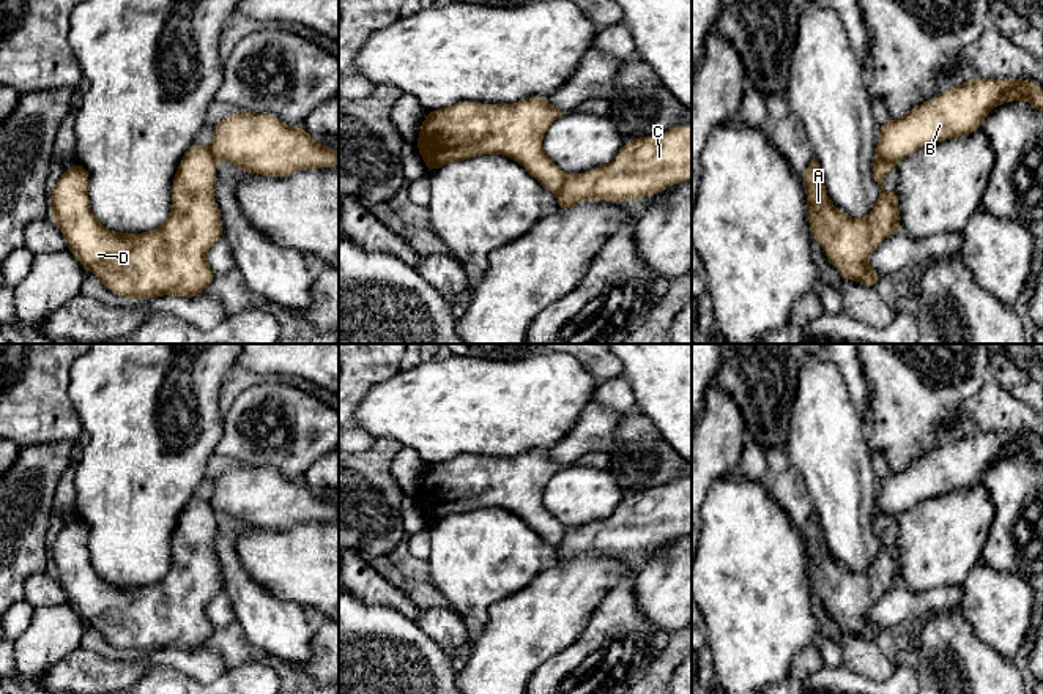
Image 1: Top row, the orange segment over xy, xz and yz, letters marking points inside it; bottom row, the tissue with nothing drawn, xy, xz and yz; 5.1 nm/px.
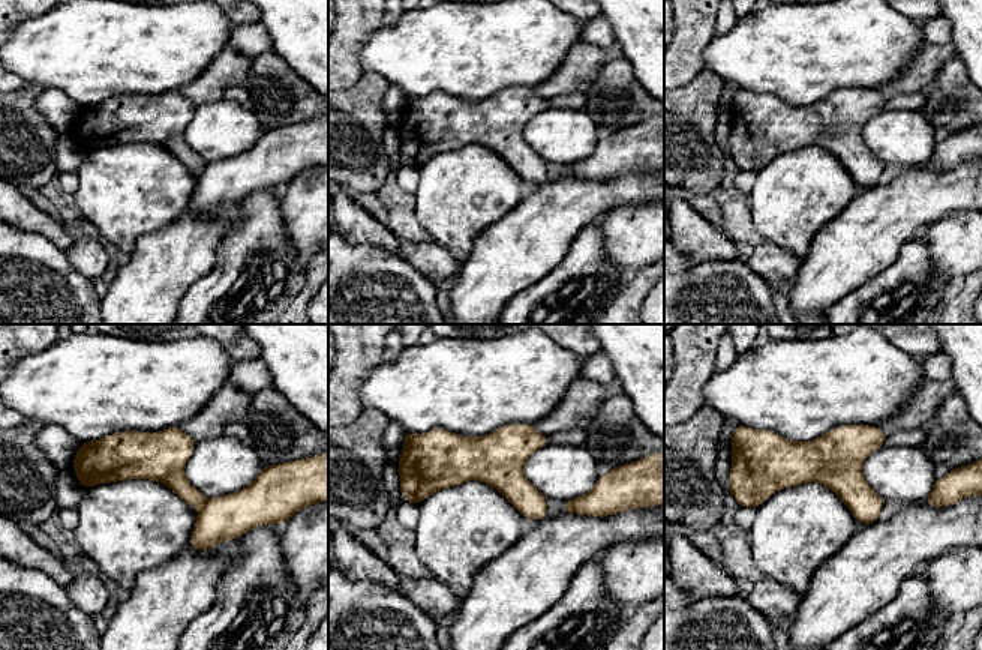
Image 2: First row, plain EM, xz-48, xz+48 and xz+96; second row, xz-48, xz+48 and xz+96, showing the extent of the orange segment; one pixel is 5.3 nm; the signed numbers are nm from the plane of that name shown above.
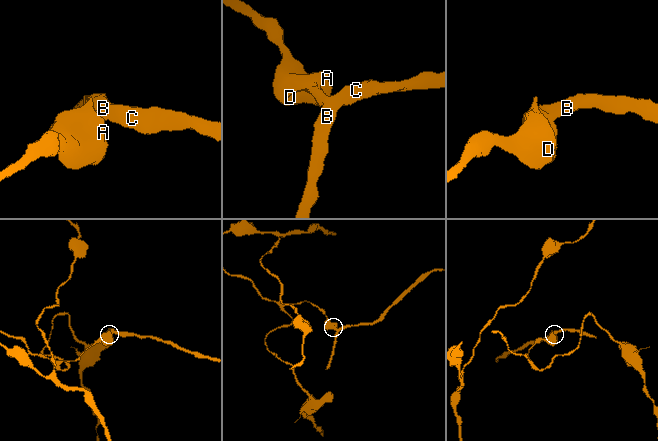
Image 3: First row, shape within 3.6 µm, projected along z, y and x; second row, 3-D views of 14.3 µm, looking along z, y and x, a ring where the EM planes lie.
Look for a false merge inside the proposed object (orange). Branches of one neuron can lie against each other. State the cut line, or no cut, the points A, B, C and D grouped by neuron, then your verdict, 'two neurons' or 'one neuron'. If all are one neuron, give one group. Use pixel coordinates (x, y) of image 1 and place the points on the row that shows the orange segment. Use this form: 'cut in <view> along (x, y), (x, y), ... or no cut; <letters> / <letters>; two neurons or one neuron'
cut in yz along (875, 152), (894, 163); A D / B C; two neurons

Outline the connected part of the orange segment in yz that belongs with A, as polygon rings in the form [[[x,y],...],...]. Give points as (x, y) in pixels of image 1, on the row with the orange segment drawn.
[[[874,153],[873,177],[881,192],[865,219],[854,219],[833,205],[827,196],[819,162],[815,158],[800,177],[807,194],[811,238],[822,246],[827,260],[843,279],[876,287],[882,276],[868,265],[868,259],[887,237],[903,229],[896,189],[882,188],[884,178],[893,169],[896,169],[895,162]]]

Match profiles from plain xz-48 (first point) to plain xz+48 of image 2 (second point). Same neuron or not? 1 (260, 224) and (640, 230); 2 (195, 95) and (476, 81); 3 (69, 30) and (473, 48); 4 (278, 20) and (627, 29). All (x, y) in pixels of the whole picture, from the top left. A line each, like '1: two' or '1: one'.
1: one
2: two
3: one
4: one

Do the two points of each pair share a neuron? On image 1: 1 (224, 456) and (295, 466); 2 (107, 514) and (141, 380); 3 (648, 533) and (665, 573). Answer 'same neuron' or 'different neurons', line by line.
1: same neuron
2: same neuron
3: different neurons

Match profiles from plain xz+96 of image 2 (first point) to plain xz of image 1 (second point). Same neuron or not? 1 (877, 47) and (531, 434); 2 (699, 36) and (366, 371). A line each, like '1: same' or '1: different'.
1: same
2: same

